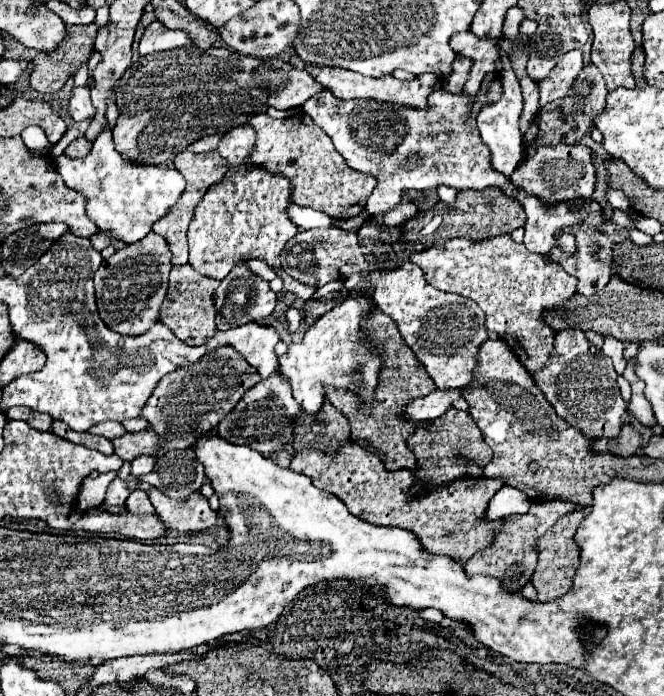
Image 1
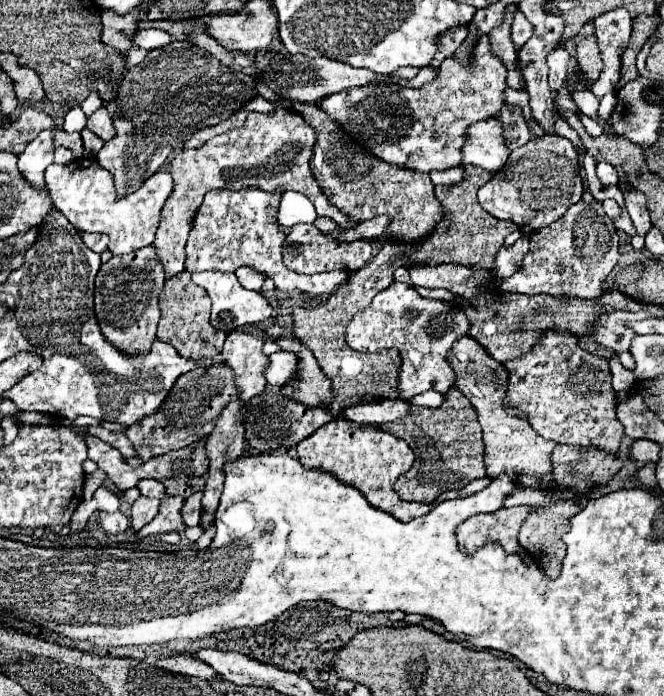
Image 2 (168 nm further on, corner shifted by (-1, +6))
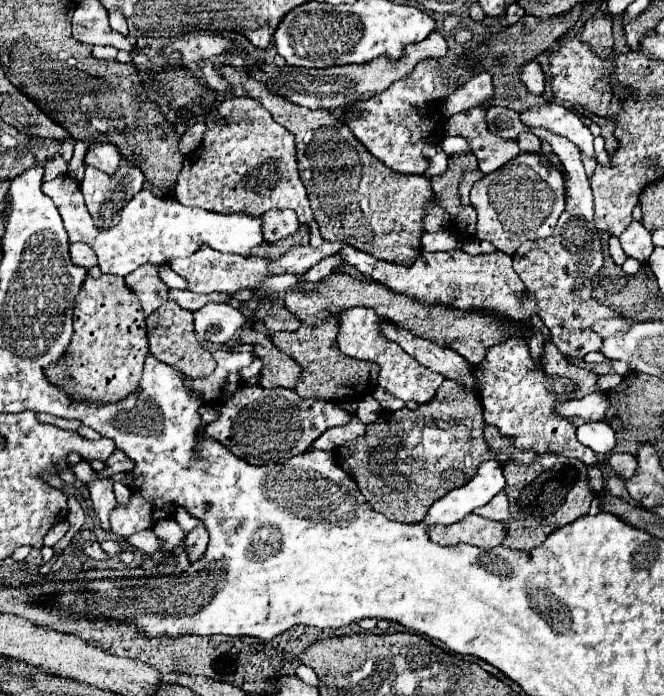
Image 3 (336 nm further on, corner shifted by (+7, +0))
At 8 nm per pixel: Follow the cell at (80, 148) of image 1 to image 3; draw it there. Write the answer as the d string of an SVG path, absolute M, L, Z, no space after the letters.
M53 154L51 158L47 158L47 162L43 164L45 168L45 174L43 174L43 182L51 180L51 178L57 178L57 176L65 176L67 174L67 162L59 156L59 154Z

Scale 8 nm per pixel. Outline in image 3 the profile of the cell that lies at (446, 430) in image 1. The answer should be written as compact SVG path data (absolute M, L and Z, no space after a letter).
M445 380L431 402L417 410L383 410L373 424L367 424L363 436L339 446L333 454L375 512L411 524L421 522L435 500L467 484L483 460L507 462L505 454L491 452L483 438L483 426L483 408L477 394L461 382Z

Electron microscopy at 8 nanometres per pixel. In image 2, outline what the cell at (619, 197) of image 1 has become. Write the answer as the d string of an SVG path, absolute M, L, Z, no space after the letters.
M599 162L597 164L597 176L599 176L599 180L601 180L603 186L615 186L615 184L619 184L619 176L617 176L615 168L611 164L607 164L607 162Z

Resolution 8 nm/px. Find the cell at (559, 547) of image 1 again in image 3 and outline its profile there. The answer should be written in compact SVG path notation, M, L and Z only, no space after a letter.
M499 492L491 502L487 502L481 508L475 508L475 514L485 516L489 520L507 520L509 516L509 504L507 504L507 496L505 492Z

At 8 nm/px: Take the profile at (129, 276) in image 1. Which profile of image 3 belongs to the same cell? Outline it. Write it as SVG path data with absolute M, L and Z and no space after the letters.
M107 276L101 278L85 278L79 294L75 296L75 308L73 308L73 338L65 352L65 356L49 364L45 368L45 376L51 384L55 384L59 390L63 390L73 400L91 402L95 406L119 402L139 390L139 380L143 372L143 362L147 356L147 330L145 330L145 318L139 308L139 302L131 292L127 292L127 286L123 284L121 276Z

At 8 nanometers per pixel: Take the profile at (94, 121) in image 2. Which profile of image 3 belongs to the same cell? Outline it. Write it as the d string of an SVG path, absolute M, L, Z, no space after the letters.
M95 144L85 156L85 164L105 172L107 176L113 176L121 166L121 156L113 144Z

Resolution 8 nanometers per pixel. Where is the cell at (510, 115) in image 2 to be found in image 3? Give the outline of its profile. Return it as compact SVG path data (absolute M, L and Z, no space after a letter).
M469 108L449 116L443 122L443 136L465 136L483 174L495 172L521 152L515 140L499 138L487 130L485 108Z

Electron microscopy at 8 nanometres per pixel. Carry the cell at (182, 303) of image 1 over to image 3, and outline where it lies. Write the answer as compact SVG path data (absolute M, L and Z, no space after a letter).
M165 302L163 306L159 306L151 316L147 316L147 336L149 336L149 350L151 354L169 364L175 366L177 370L181 370L183 374L191 376L191 378L199 378L199 376L209 376L215 370L215 360L213 356L197 342L195 338L195 330L191 324L191 316L193 312L179 308L175 302Z

